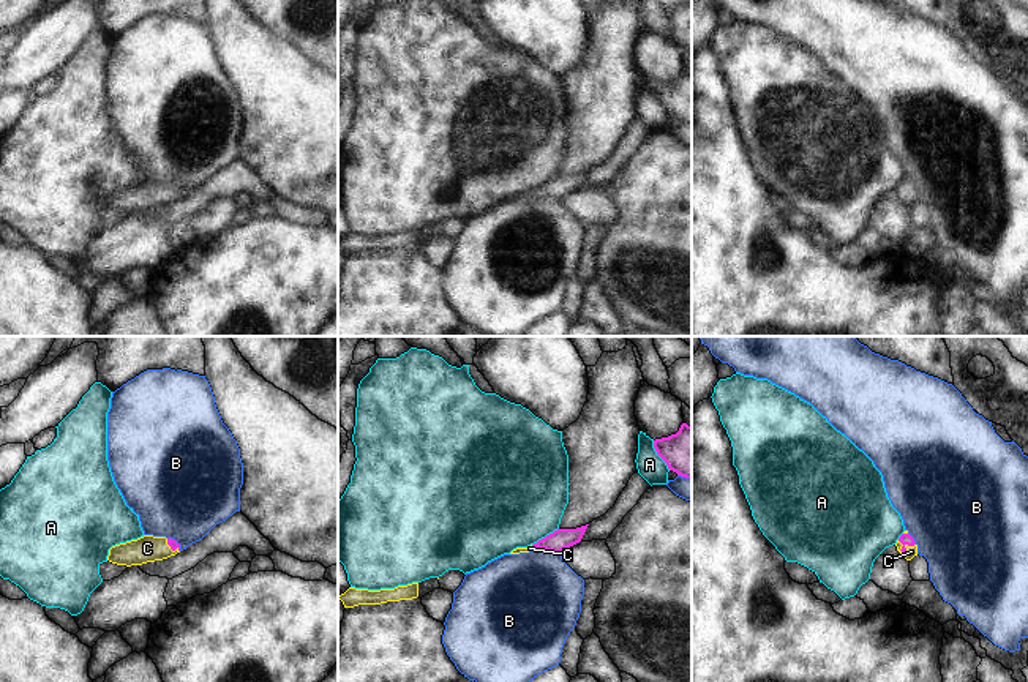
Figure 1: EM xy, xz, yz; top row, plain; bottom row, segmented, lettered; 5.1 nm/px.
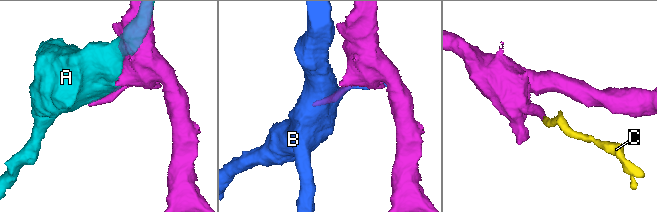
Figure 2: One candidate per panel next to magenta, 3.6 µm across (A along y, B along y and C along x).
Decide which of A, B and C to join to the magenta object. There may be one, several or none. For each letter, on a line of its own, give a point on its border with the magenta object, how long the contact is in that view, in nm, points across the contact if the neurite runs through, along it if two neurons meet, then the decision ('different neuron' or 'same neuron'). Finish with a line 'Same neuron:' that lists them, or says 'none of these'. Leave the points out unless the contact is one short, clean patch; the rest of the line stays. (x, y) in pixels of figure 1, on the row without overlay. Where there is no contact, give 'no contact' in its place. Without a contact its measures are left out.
A: meets magenta in xz at (657, 100); contact 180 nm long; different neuron
B: meets magenta in xz at (548, 196); contact 130 nm long; different neuron
C: meets magenta in yz at (907, 190); contact 100 nm long; runs through yz (905, 185), (907, 190), (911, 198); same neuron
Same neuron: C

